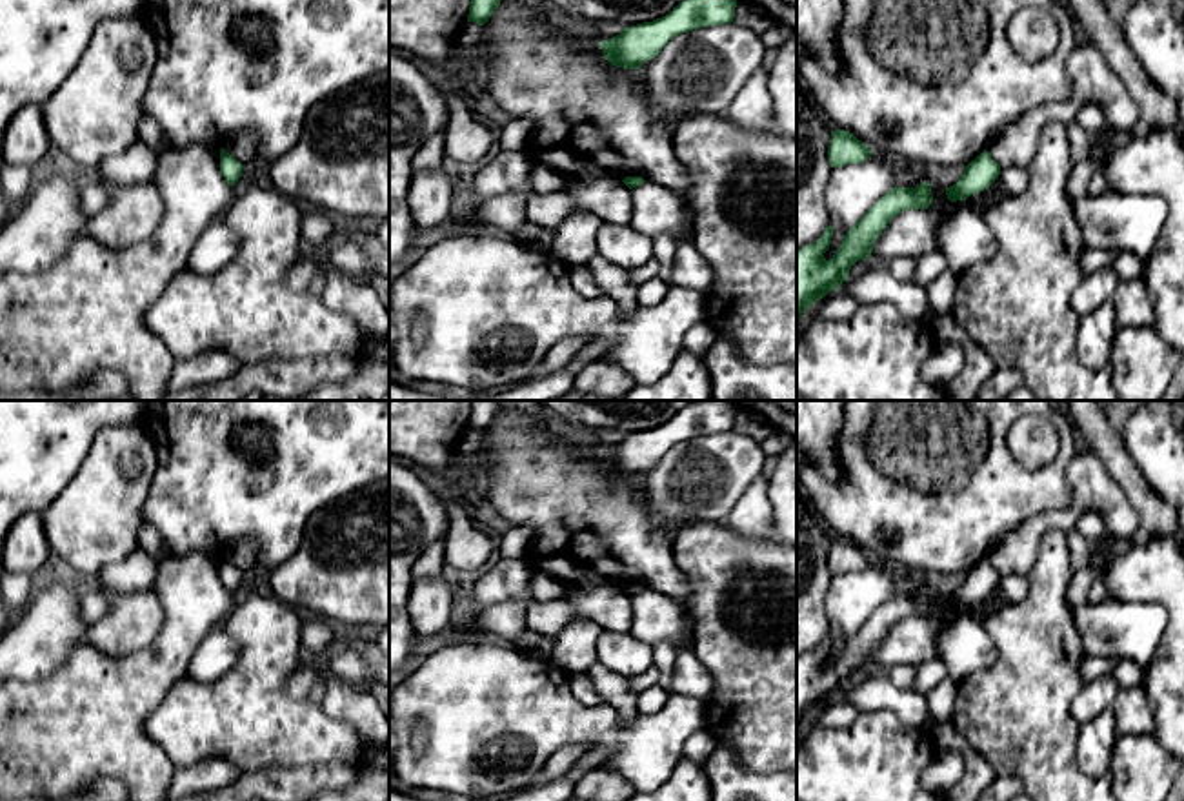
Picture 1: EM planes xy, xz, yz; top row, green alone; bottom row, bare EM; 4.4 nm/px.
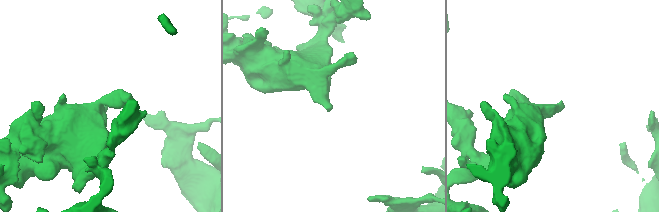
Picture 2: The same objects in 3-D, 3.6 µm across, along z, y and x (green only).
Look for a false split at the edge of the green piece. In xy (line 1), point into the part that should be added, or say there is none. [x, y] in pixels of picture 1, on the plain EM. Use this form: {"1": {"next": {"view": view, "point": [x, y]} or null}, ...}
{"1": {"next": null}}

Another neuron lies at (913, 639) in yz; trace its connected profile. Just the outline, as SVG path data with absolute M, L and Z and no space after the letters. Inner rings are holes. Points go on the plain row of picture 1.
M908 617L891 626L882 643L875 648L871 663L889 670L909 663L918 666L938 659L938 634L942 623L933 617Z

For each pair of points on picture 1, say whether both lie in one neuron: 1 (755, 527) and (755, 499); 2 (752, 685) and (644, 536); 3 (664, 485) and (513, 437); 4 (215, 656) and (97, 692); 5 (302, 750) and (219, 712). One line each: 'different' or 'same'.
1: same
2: different
3: different
4: different
5: same

